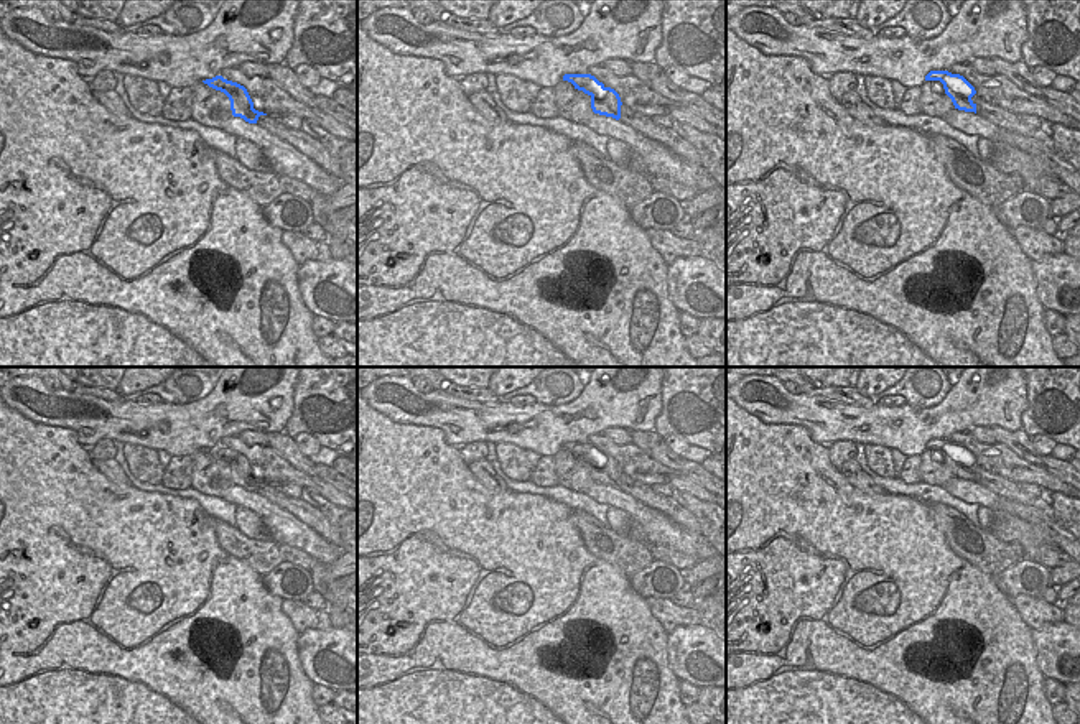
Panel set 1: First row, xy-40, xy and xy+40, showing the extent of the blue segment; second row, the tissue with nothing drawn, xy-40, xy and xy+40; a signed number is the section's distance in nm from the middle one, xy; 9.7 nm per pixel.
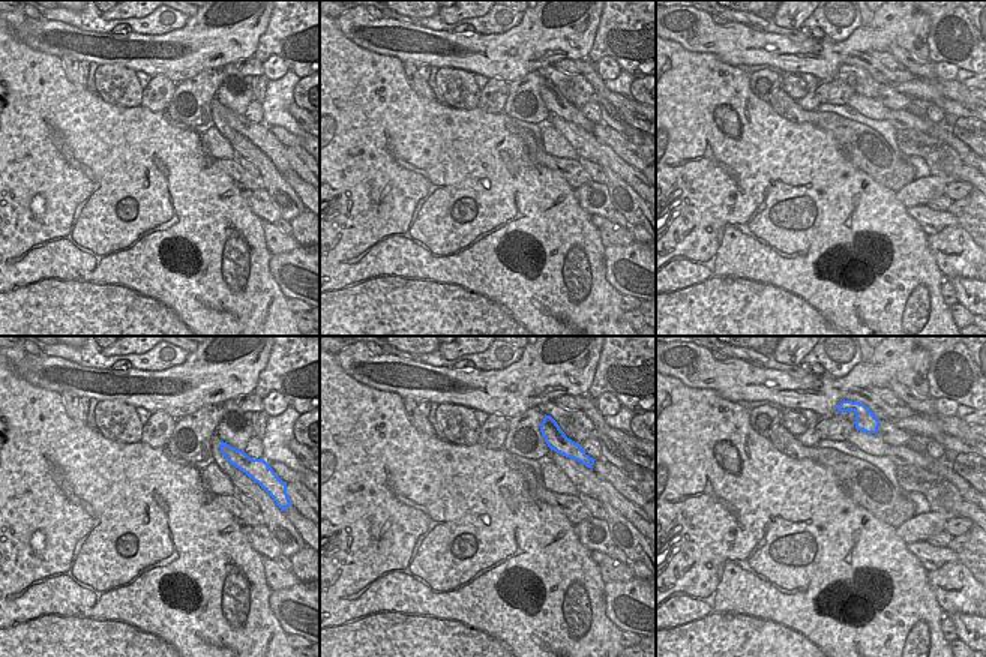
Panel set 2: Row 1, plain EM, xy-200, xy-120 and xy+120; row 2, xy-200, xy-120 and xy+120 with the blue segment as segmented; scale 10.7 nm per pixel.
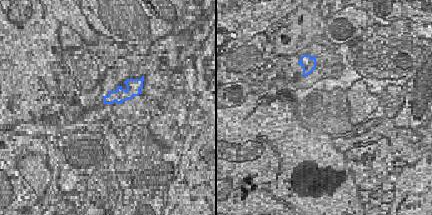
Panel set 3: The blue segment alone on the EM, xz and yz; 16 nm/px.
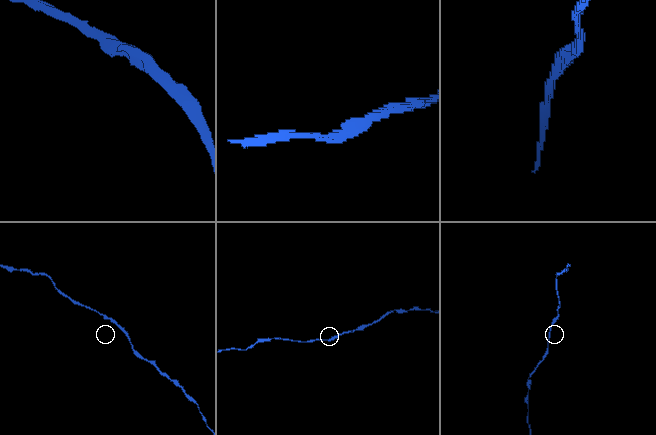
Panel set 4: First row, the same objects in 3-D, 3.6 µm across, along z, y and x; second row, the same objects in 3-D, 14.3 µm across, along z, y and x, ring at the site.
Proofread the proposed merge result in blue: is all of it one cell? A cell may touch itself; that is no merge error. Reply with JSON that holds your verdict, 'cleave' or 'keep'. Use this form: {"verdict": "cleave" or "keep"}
{"verdict": "keep"}

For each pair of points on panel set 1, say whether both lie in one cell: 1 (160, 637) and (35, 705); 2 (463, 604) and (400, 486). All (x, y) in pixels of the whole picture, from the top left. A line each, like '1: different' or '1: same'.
1: same
2: same

